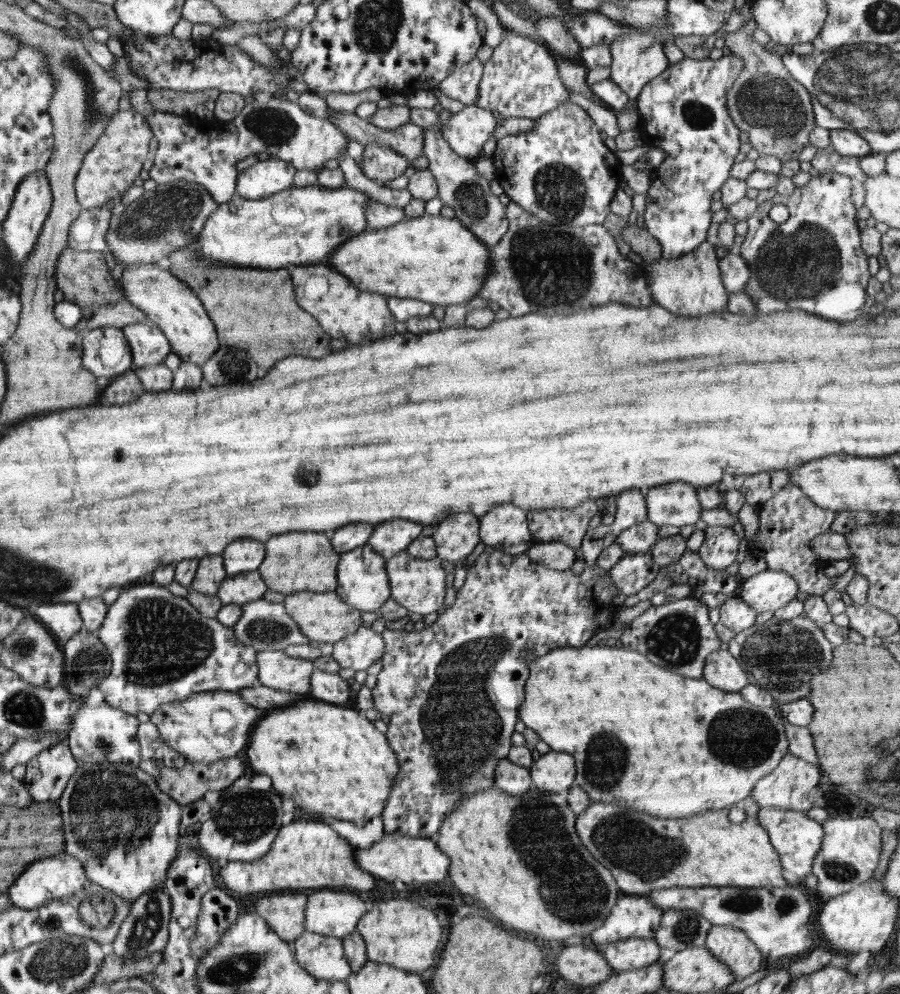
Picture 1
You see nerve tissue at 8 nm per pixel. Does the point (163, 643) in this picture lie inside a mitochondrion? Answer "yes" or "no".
yes

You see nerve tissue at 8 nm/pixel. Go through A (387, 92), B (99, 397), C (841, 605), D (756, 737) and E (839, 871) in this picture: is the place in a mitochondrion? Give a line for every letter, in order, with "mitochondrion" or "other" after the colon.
A: other
B: other
C: other
D: mitochondrion
E: mitochondrion

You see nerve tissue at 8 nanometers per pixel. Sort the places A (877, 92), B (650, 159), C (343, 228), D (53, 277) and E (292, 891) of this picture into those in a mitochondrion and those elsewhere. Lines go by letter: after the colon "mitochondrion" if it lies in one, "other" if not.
A: mitochondrion
B: other
C: mitochondrion
D: other
E: other

